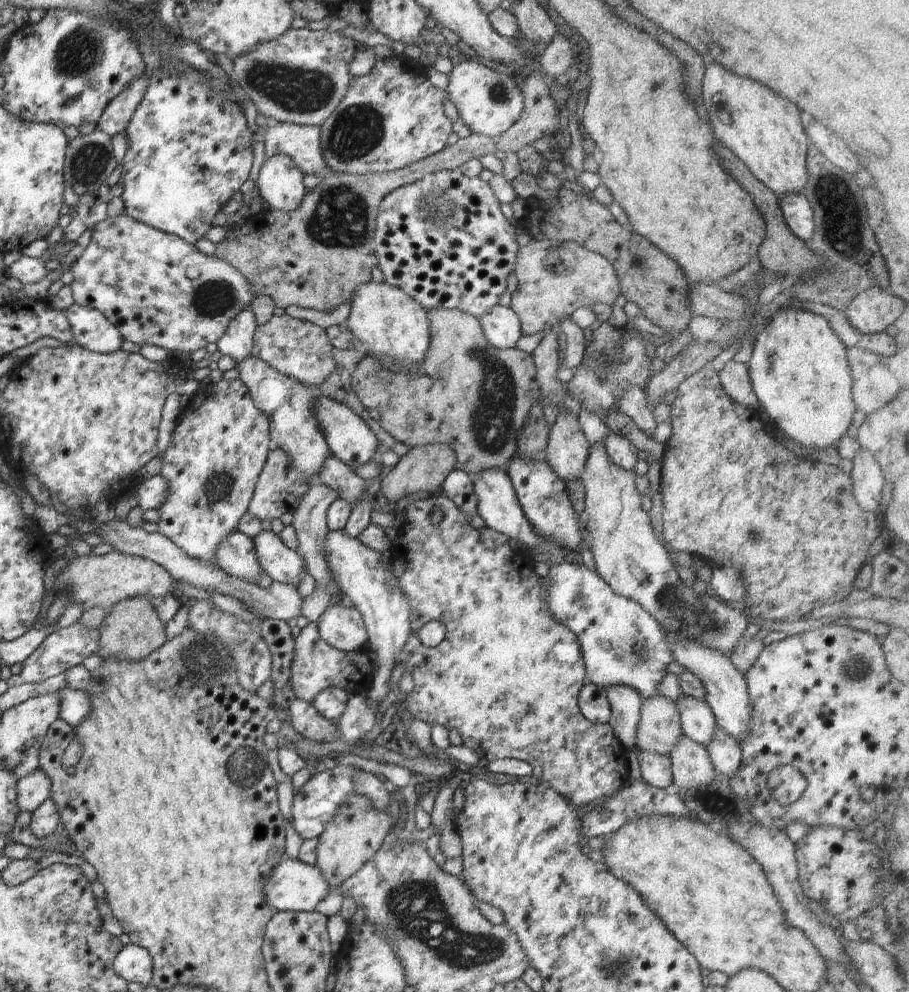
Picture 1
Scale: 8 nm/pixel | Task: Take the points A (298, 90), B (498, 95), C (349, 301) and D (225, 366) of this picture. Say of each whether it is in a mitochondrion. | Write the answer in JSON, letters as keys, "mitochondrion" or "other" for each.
{"A":"mitochondrion","B":"mitochondrion","C":"other","D":"other"}

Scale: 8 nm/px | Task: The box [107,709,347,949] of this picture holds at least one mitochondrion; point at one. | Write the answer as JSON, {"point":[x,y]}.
{"point":[245,771]}

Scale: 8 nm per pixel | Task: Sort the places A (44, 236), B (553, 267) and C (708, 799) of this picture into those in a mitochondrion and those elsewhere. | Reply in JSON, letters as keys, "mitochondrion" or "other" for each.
{"A":"other","B":"other","C":"other"}

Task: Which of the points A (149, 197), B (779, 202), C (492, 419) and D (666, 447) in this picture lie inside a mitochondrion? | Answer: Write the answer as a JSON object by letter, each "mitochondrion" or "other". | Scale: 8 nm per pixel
{"A":"other","B":"other","C":"mitochondrion","D":"other"}

